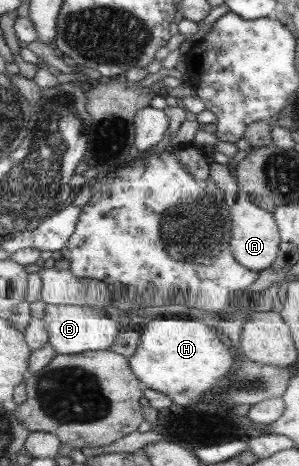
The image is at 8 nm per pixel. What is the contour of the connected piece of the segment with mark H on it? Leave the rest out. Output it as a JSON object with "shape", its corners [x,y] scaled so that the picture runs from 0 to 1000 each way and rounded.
{"shape":[[[525,680],[465,717],[465,738],[431,766],[431,783],[488,833],[555,848],[579,867],[642,869],[709,839],[729,809],[769,800],[776,762],[722,727],[716,706],[689,706],[676,691],[622,680]]]}

